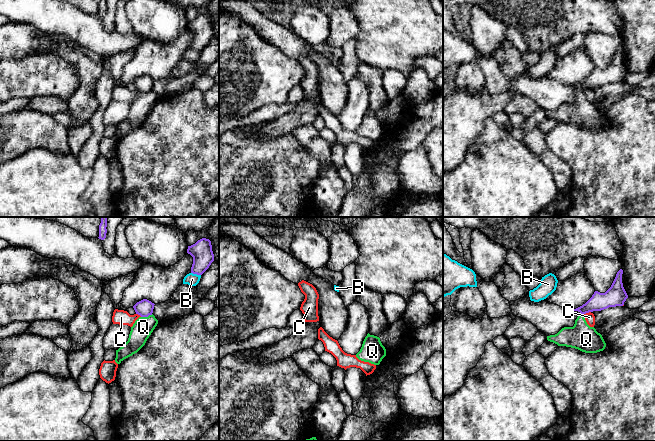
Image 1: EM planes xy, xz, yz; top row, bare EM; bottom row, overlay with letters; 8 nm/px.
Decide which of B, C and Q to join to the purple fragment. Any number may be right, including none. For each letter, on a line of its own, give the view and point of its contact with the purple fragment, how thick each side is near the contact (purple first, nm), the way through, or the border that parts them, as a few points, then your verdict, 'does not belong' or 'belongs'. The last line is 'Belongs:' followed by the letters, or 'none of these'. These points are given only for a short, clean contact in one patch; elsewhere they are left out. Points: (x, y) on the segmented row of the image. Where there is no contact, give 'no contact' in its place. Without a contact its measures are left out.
B: xy (196, 273) | 170/100 nm | does not belong
C: yz (586, 312) | 150/80 nm | does not belong
Q: xy (146, 316) | 140/160 nm | along xy (152, 314), (141, 317) | does not belong
Belongs: none of these

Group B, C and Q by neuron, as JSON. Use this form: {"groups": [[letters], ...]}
{"groups": [["B"], ["C"], ["Q"]]}

